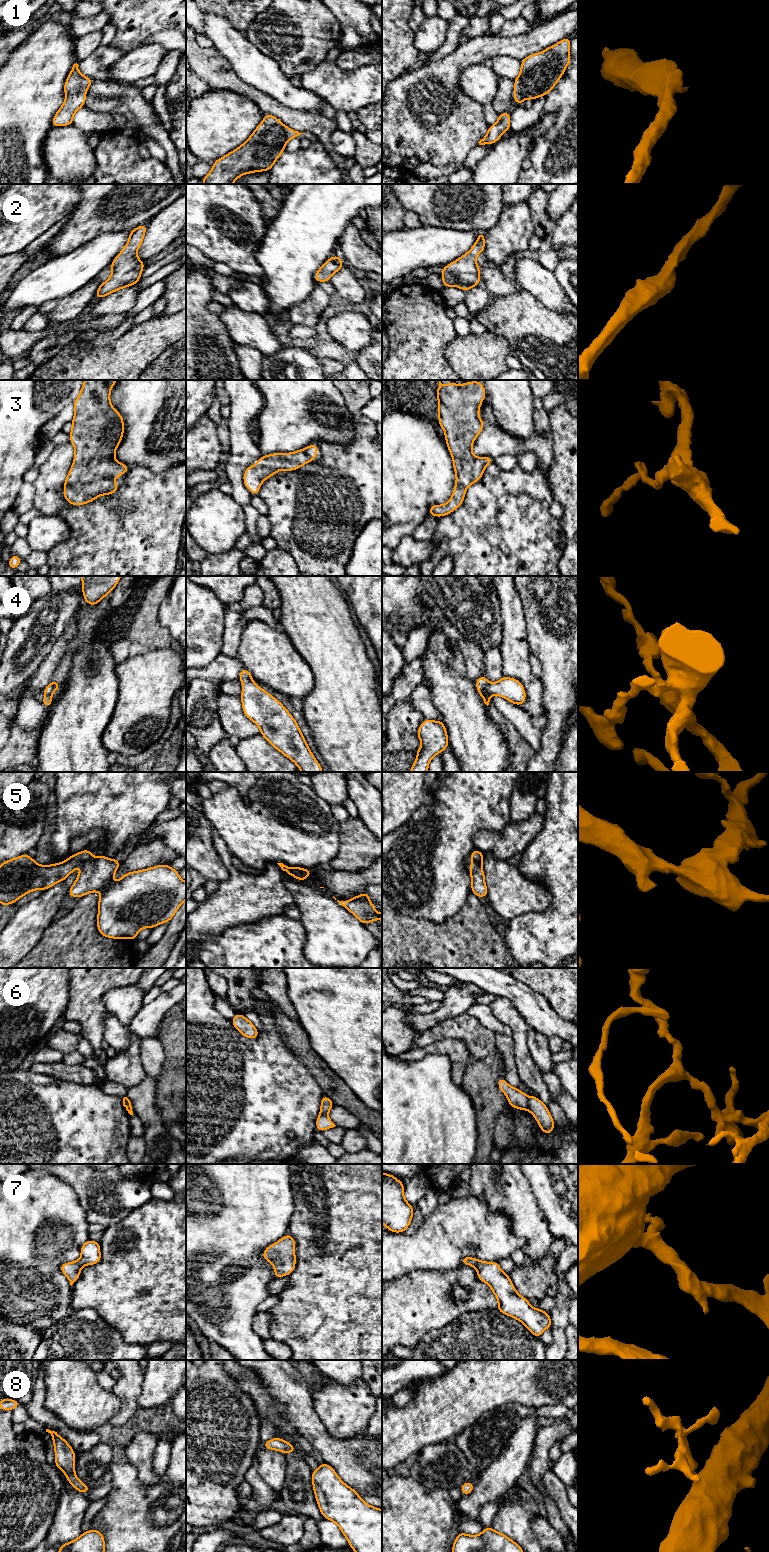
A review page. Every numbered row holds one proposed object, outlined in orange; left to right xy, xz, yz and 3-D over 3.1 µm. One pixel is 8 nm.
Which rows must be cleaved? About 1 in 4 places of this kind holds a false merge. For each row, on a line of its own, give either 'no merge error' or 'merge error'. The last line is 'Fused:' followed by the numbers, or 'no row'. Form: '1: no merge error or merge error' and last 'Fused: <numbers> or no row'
1: no merge error
2: no merge error
3: no merge error
4: no merge error
5: no merge error
6: merge error
7: no merge error
8: no merge error
Fused: 6

